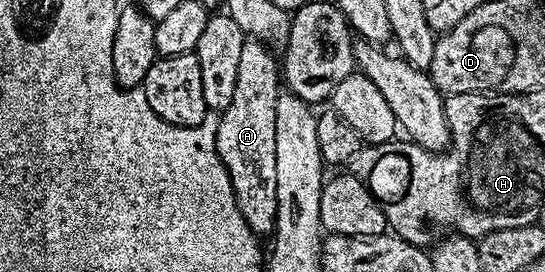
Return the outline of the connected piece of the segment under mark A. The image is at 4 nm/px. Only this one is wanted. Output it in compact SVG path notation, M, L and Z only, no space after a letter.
M246 40L238 60L238 84L234 84L234 100L220 114L216 147L232 180L234 194L246 224L258 236L271 235L276 229L276 173L274 172L274 120L278 116L278 100L282 93L282 66L265 43Z

